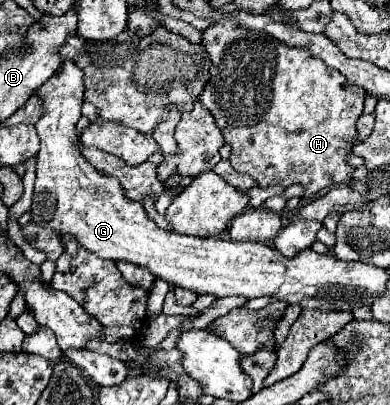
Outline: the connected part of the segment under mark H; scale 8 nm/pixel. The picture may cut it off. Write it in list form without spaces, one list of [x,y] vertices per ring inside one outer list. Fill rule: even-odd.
[[[223,18],[205,30],[201,44],[211,58],[211,78],[199,96],[201,104],[211,110],[225,142],[231,146],[231,166],[249,174],[259,188],[269,186],[303,186],[303,198],[309,200],[327,186],[343,184],[353,178],[355,168],[349,164],[349,152],[357,142],[355,120],[363,114],[367,92],[351,84],[341,72],[311,58],[301,48],[283,46],[279,40],[263,32],[247,32],[237,28],[231,18]]]

